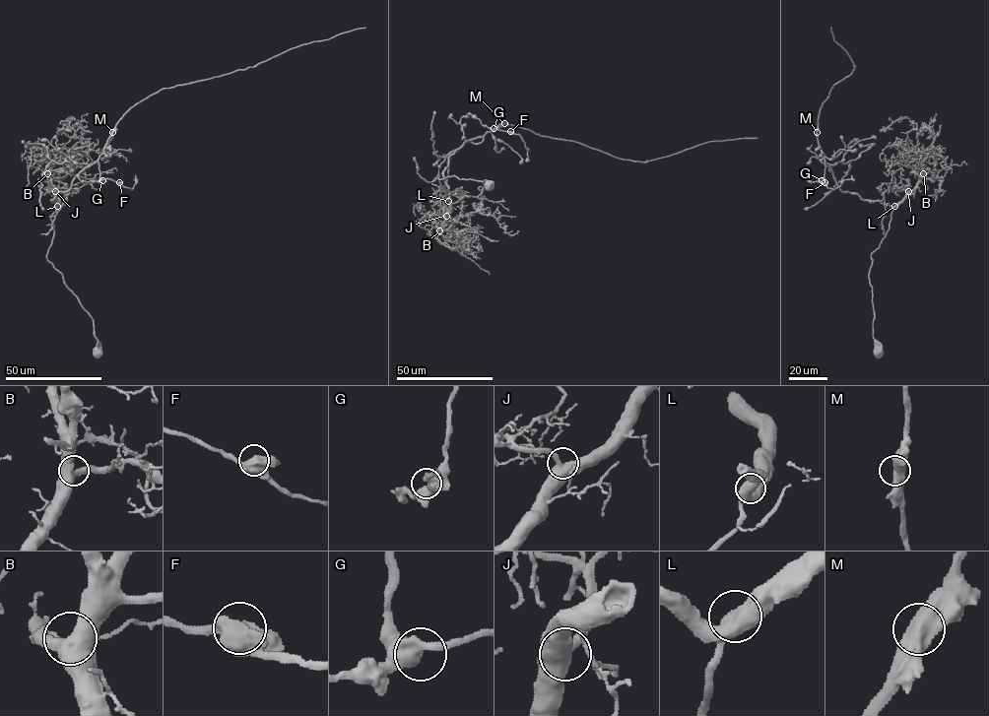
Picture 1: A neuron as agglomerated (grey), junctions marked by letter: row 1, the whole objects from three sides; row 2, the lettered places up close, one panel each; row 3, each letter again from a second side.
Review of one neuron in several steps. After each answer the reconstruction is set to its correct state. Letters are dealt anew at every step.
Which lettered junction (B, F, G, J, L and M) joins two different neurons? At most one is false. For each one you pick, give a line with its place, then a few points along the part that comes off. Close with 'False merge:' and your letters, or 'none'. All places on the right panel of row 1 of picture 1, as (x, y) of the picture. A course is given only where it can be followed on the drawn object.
False merge: none

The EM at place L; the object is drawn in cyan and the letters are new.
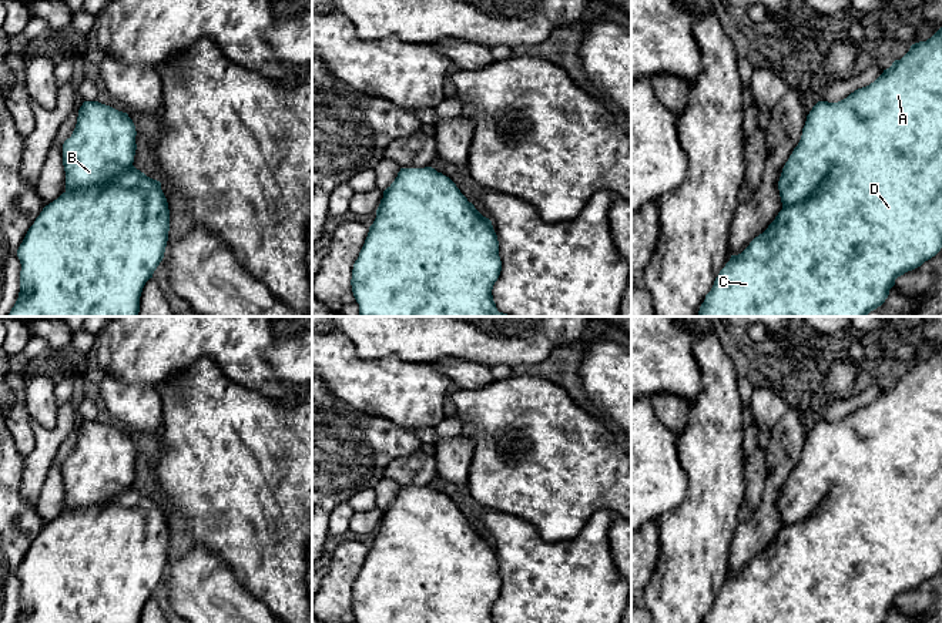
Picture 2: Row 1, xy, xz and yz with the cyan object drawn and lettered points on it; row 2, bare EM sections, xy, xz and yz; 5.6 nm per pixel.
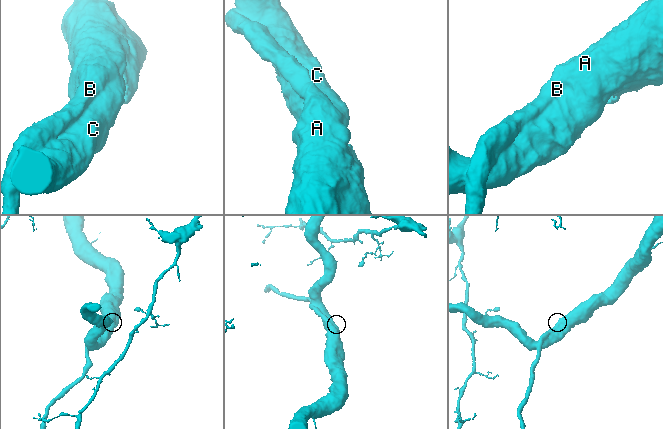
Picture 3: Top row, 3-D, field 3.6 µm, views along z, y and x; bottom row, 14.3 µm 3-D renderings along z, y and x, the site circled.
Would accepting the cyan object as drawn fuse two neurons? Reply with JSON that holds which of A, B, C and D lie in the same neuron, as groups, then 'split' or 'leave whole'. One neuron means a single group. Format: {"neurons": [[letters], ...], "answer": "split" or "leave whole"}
{"neurons": [["A", "B", "C", "D"]], "answer": "leave whole"}

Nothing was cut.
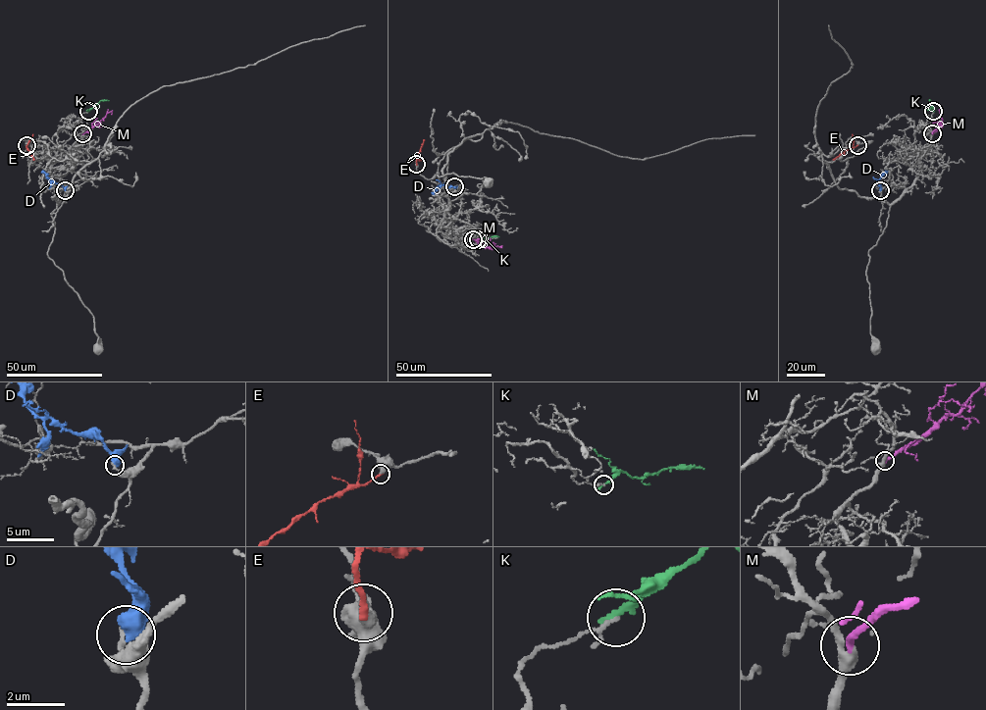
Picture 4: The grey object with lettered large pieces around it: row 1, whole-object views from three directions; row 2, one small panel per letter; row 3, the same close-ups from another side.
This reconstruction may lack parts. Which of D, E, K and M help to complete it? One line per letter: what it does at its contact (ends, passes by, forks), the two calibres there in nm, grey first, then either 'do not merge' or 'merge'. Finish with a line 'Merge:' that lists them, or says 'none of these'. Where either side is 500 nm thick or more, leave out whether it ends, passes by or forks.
D: 220 nm thick on the grey side, 650 nm on the other; do not merge
E: 500 nm thick on the grey side, 190 nm on the other; do not merge
K: it ends there; 160 nm thick on the grey side, 260 nm on the other; do not merge
M: it ends there; 320 nm thick on the grey side, 240 nm on the other; merge
Merge: M

